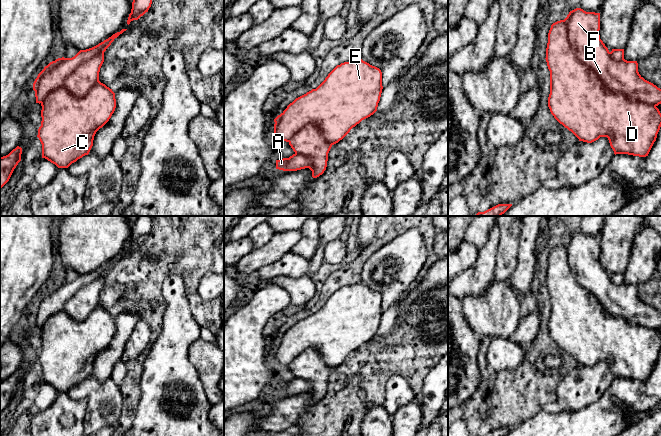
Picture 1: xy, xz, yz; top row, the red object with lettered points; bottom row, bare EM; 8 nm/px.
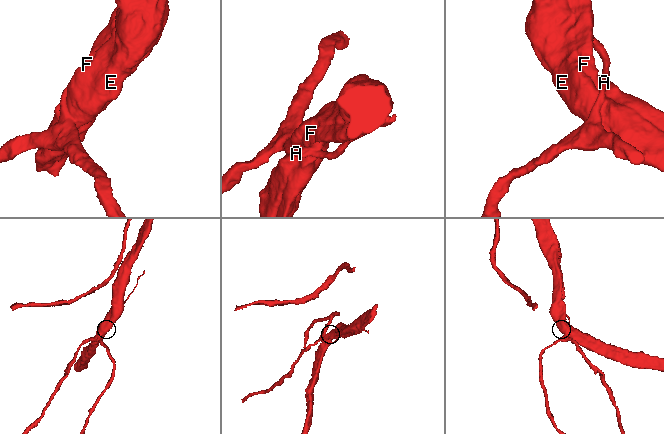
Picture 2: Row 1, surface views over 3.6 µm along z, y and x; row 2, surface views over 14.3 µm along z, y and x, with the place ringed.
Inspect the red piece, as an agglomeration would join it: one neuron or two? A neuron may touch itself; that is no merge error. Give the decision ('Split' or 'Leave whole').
Split

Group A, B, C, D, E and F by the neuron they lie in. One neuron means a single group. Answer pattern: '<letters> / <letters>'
A / B C D E F

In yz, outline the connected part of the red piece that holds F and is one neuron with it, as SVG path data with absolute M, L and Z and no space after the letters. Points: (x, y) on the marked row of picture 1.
M576 8L569 12L564 20L557 21L551 25L548 33L548 43L546 48L546 62L550 71L550 94L548 97L548 107L554 118L565 128L571 131L579 141L592 143L600 137L607 137L614 154L628 154L639 157L648 156L657 134L661 127L661 113L657 106L661 104L661 89L653 83L645 80L638 72L637 61L627 61L625 59L615 60L612 58L608 48L600 39L600 13L586 12L581 8Z

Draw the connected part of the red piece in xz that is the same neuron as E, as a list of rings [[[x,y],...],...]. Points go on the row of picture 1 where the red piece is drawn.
[[[362,59],[341,63],[316,89],[296,98],[274,119],[274,134],[279,140],[288,142],[296,154],[306,156],[312,161],[309,169],[312,177],[317,178],[326,170],[331,147],[342,140],[353,127],[377,111],[382,89],[382,72],[379,68]]]

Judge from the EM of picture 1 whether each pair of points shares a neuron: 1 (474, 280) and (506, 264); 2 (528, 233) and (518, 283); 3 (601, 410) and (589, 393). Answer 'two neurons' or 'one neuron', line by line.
1: two neurons
2: one neuron
3: two neurons

